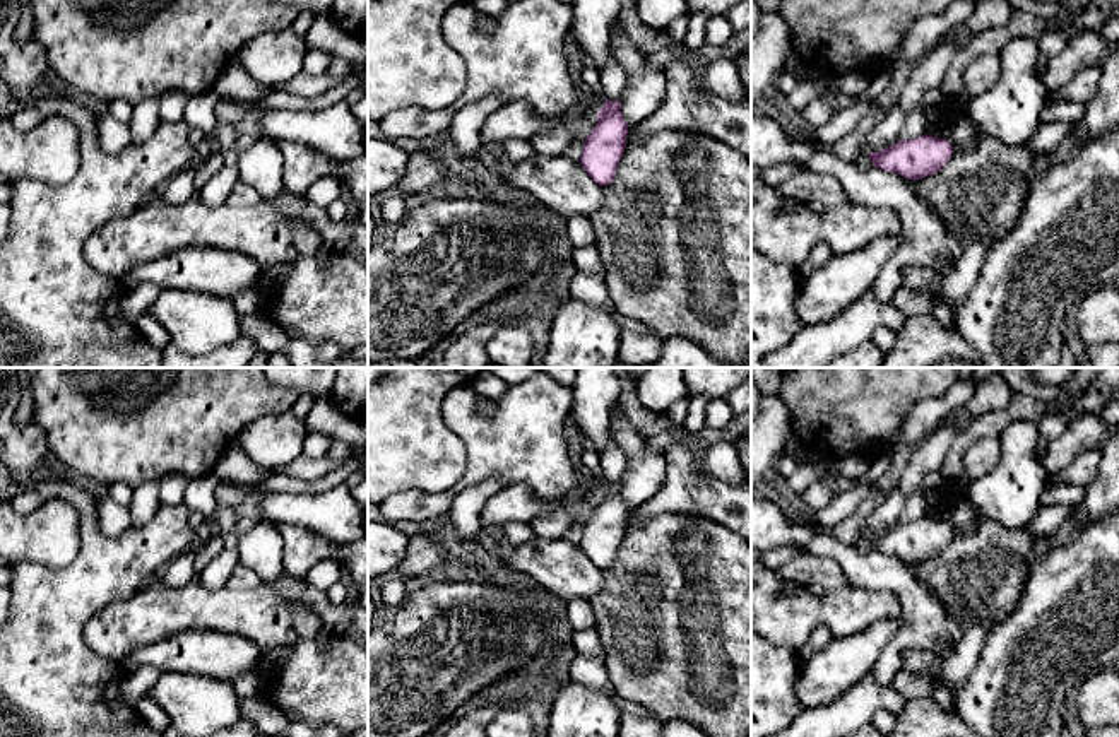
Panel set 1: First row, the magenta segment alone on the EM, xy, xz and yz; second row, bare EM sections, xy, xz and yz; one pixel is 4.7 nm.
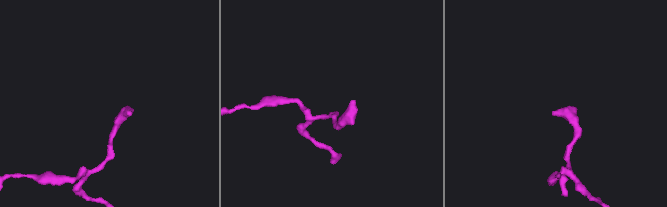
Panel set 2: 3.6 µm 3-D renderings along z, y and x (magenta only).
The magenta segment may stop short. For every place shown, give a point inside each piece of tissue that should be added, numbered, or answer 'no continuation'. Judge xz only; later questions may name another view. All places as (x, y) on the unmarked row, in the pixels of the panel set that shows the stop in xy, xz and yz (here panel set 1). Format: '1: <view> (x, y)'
1: xz (613, 462)

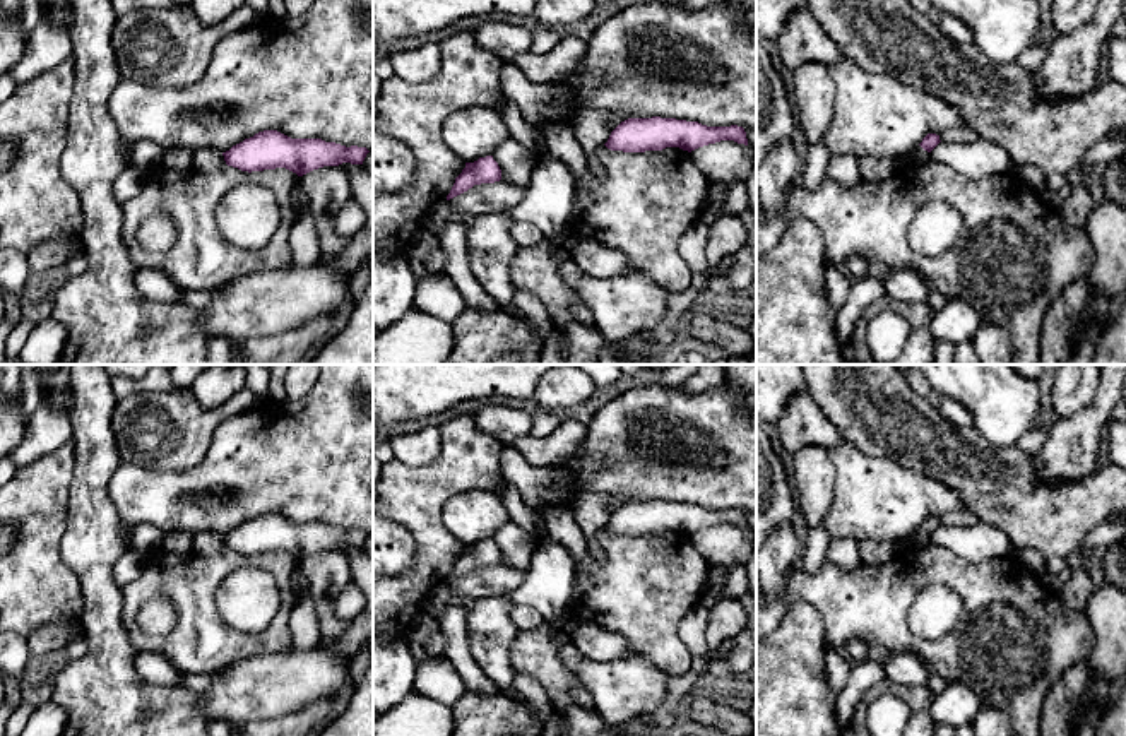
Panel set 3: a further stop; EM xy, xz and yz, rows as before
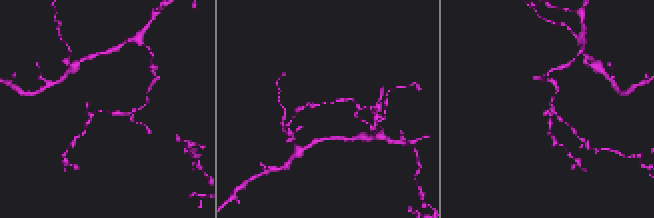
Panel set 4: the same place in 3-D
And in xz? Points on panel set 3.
no continuation

